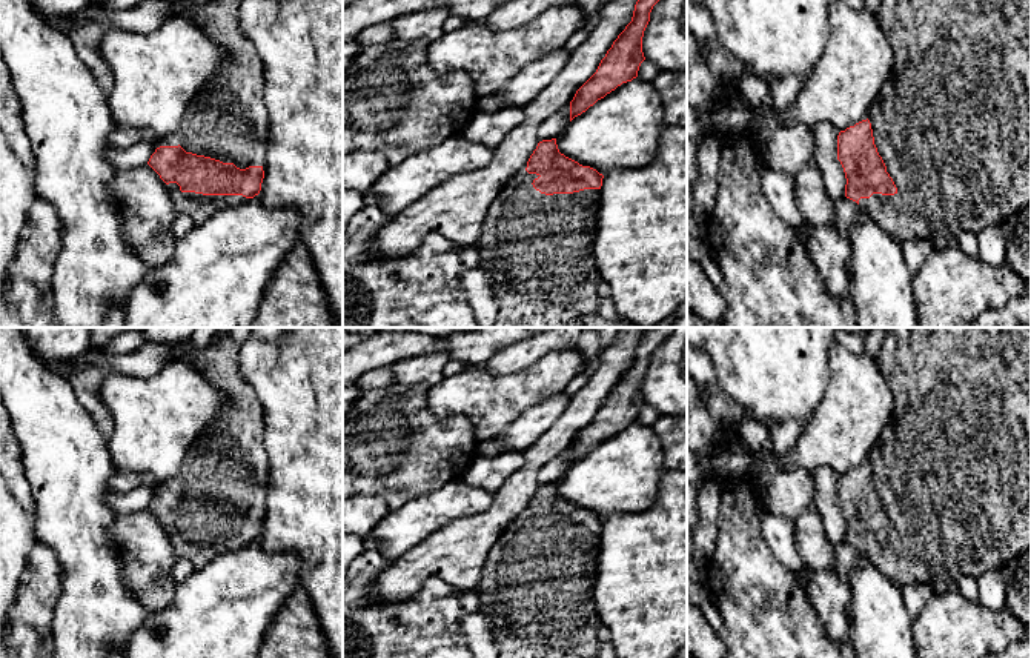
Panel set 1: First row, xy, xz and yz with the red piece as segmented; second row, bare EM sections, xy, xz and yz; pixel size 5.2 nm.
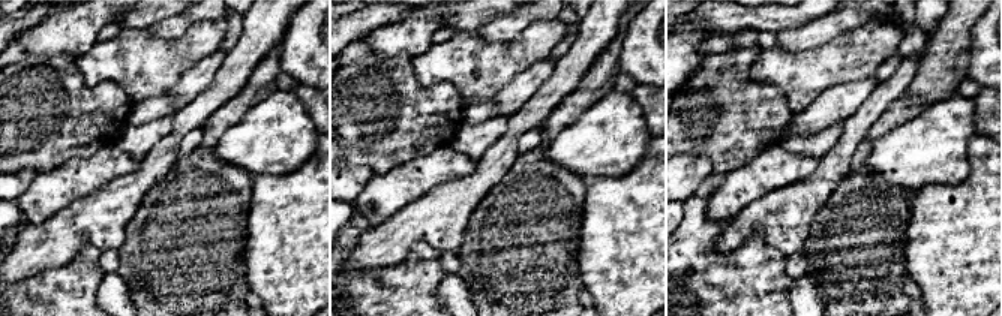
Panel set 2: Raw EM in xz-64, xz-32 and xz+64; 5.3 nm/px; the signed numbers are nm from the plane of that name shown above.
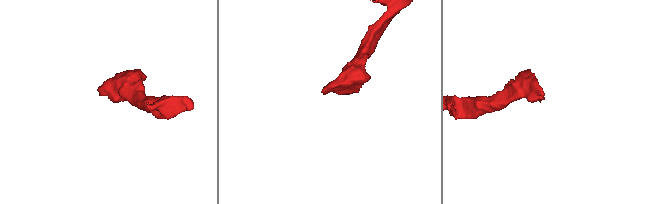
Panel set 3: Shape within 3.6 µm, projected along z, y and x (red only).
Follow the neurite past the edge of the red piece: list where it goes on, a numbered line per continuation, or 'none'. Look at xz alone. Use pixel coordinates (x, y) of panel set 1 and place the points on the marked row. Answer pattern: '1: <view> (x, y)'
1: xz (537, 249)

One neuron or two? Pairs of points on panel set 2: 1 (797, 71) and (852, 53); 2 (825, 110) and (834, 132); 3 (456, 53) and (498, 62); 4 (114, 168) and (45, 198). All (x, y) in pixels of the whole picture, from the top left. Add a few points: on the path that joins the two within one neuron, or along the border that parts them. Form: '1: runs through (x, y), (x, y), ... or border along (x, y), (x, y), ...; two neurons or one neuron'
1: runs through (810, 71), (839, 62); one neuron
2: border along (840, 122), (809, 134), (797, 134); two neurons
3: runs through (467, 62), (488, 62); one neuron
4: runs through (98, 169), (62, 186); one neuron

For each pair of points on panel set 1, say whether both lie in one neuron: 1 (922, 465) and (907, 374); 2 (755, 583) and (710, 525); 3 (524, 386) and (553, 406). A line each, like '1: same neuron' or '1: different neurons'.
1: same neuron
2: different neurons
3: different neurons

